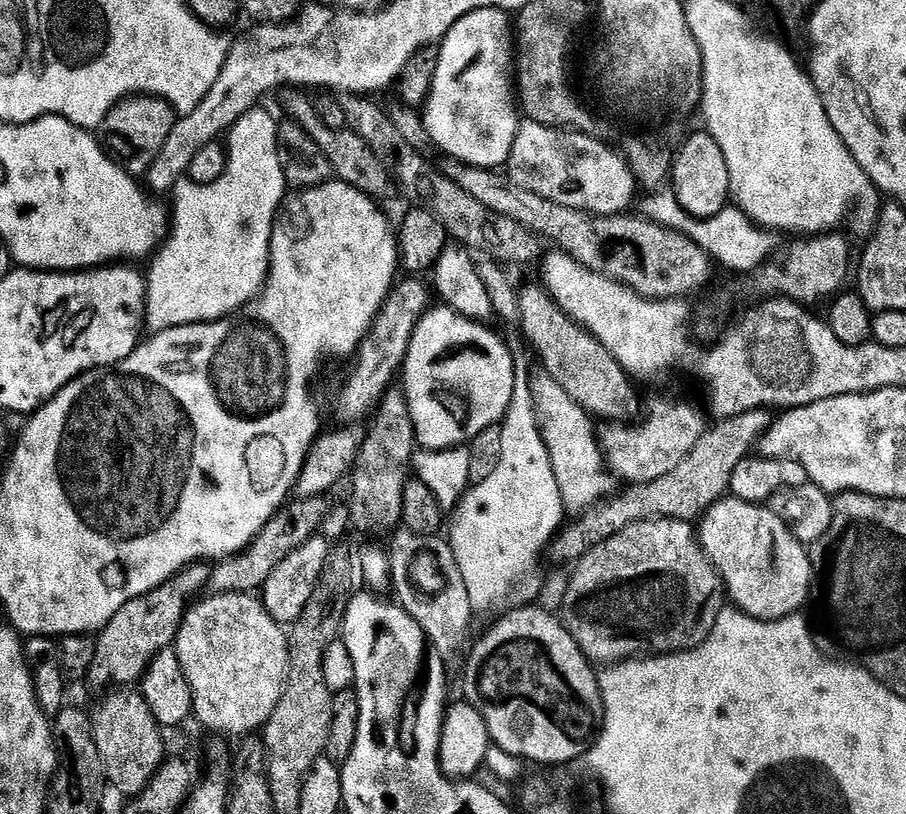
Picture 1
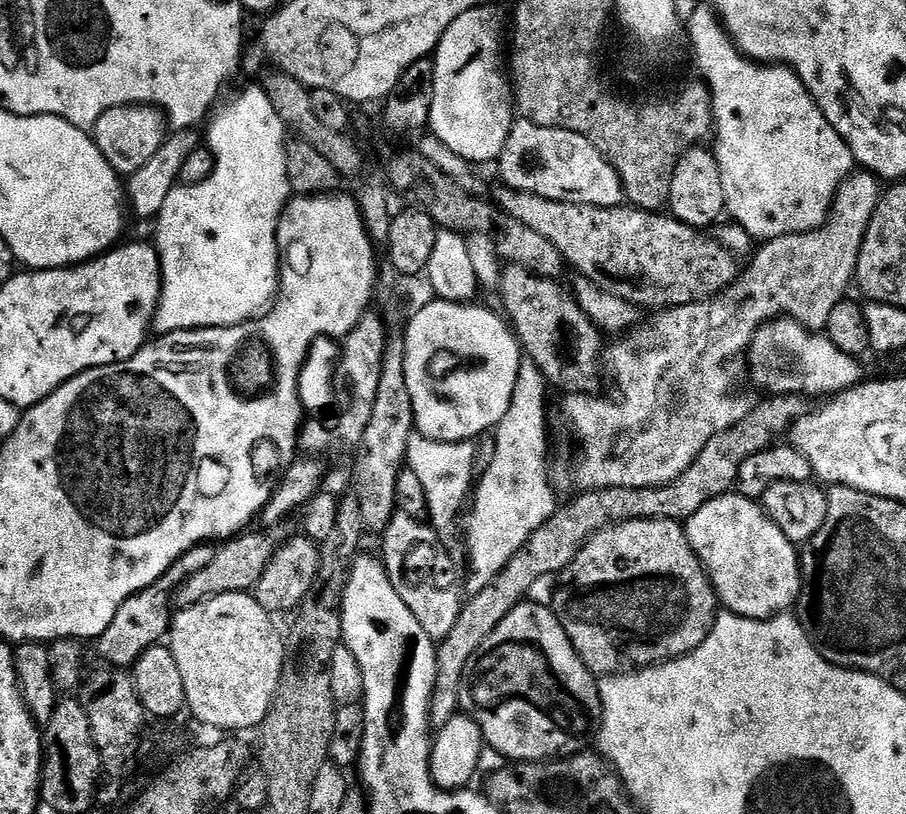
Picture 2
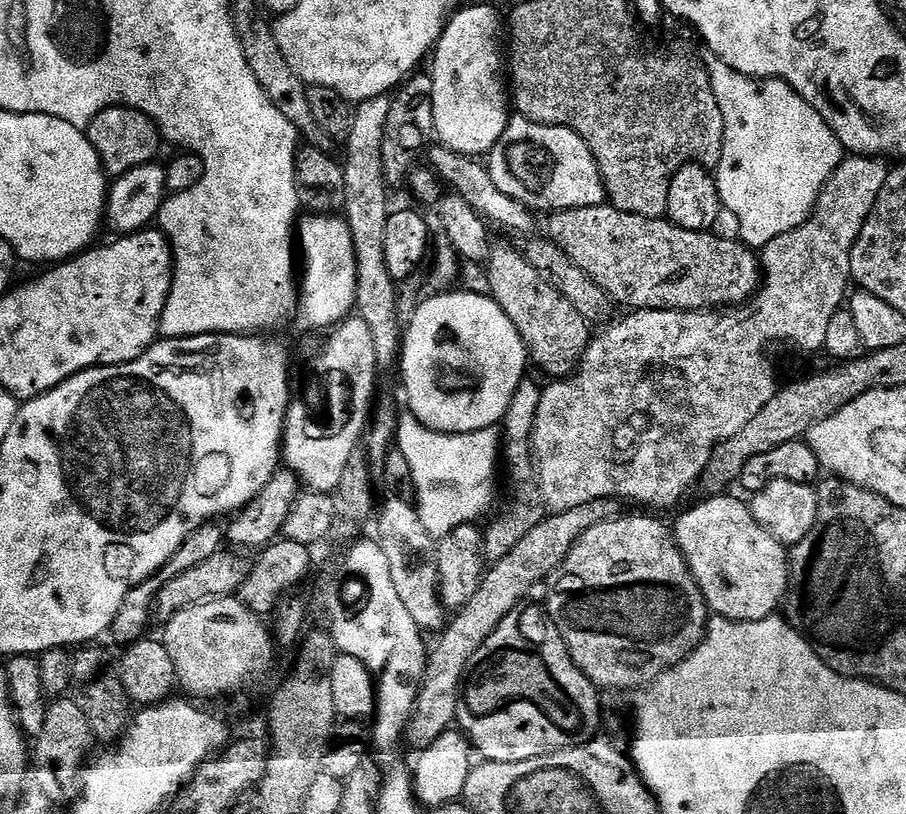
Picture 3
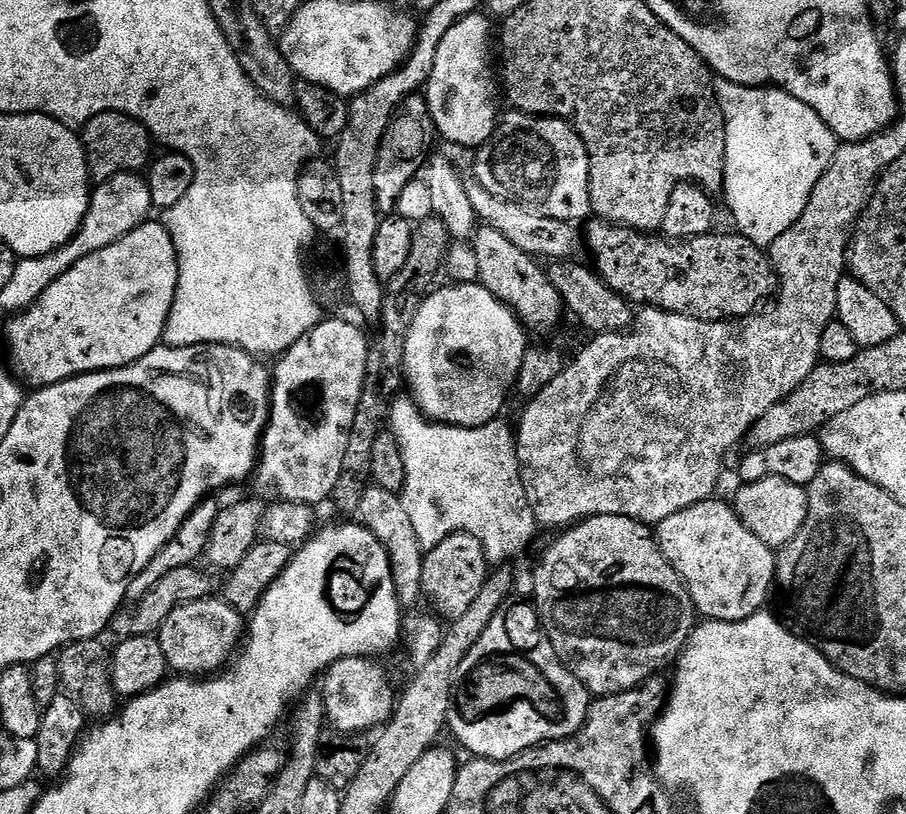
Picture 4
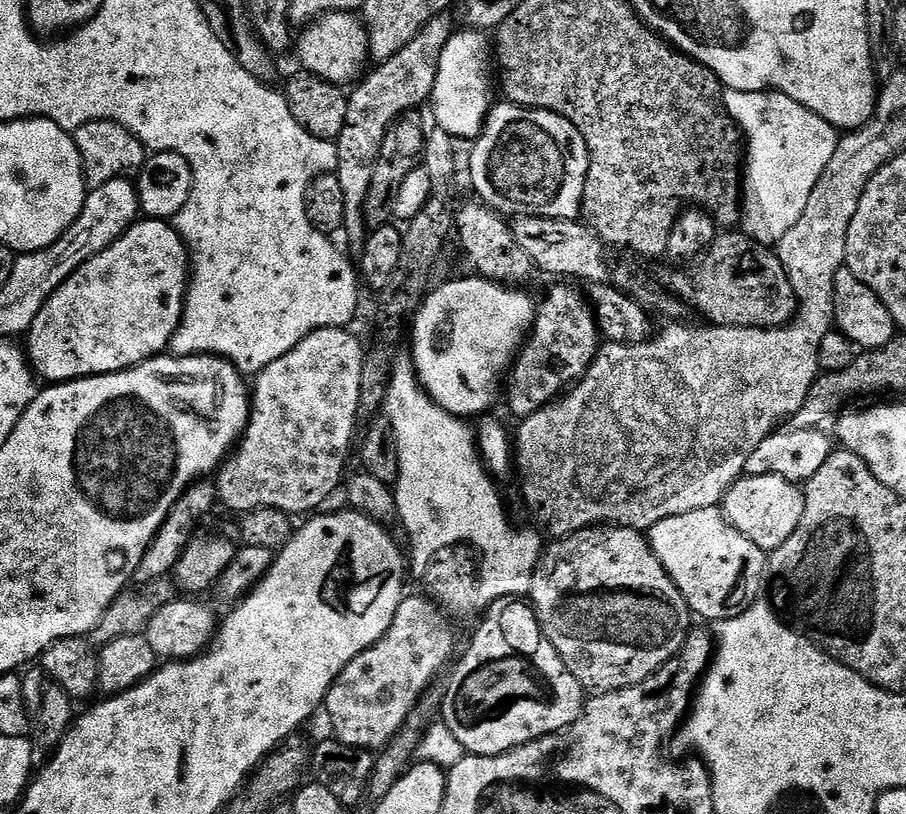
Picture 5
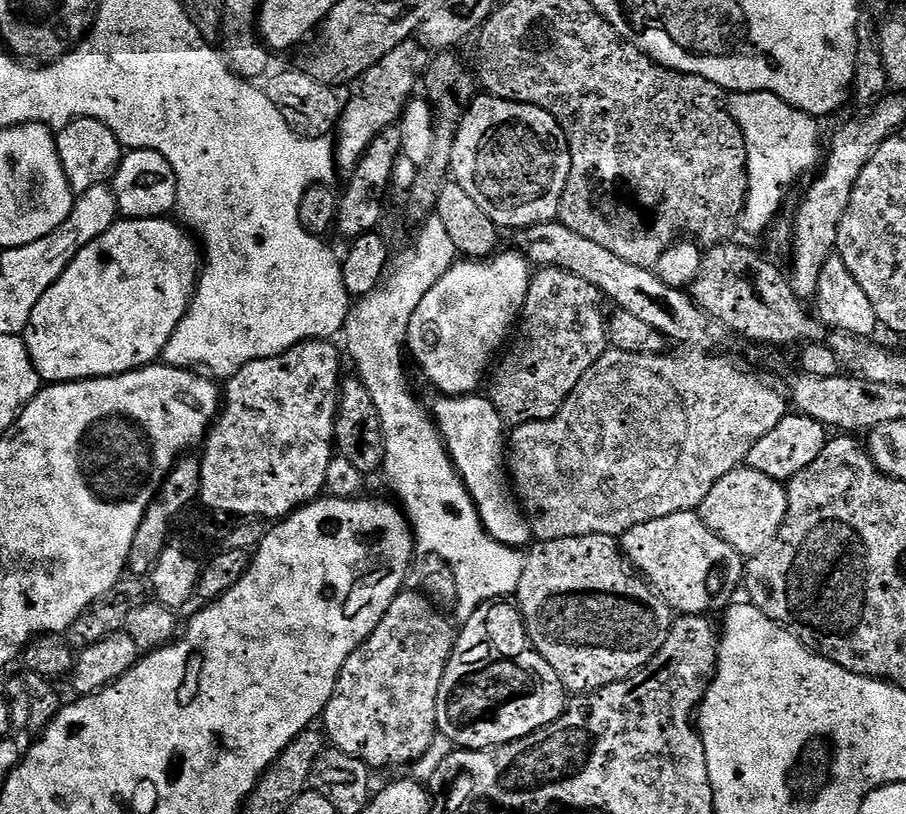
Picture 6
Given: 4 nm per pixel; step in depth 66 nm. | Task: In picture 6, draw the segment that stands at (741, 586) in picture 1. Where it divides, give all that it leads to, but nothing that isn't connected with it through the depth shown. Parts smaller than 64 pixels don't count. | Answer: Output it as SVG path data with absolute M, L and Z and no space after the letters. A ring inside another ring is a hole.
M695 511L670 514L666 518L654 518L654 522L642 522L638 526L634 526L629 532L624 533L622 537L622 552L623 555L630 561L631 567L633 564L633 566L637 568L635 571L639 573L639 575L643 577L643 579L647 581L653 589L655 589L659 596L662 597L665 604L672 609L673 613L683 614L686 616L702 616L705 614L713 614L712 612L718 611L719 608L721 608L721 610L727 609L729 605L733 603L734 597L732 597L732 595L735 594L736 587L740 584L740 579L742 579L743 576L746 576L745 557L741 556L739 552L732 549L732 547L729 546L728 543L726 543L725 540L723 540L723 538L721 538L718 534L714 534L710 531Z

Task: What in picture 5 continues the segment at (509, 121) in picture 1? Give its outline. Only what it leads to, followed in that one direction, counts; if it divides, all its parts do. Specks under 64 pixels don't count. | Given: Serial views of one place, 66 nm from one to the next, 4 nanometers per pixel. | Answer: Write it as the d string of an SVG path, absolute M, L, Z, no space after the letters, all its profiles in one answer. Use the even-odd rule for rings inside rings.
M480 30L453 31L440 55L430 105L436 115L435 123L454 138L479 136L494 104L487 64L490 60L490 40L484 36L487 35Z

